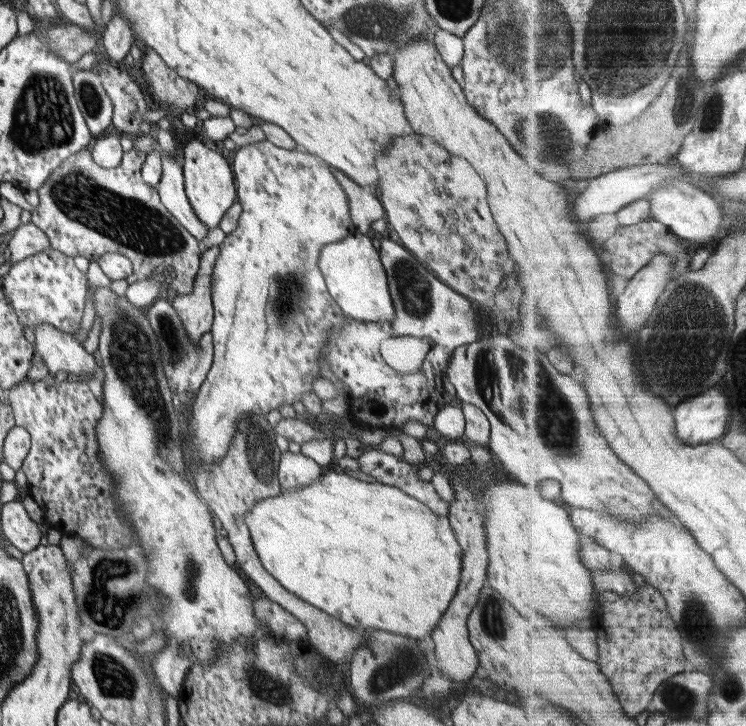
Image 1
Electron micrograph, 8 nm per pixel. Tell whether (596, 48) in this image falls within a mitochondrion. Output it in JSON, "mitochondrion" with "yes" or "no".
{"mitochondrion":"yes"}

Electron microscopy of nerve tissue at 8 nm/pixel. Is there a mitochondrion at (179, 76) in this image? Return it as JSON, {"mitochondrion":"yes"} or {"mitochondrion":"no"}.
{"mitochondrion":"no"}

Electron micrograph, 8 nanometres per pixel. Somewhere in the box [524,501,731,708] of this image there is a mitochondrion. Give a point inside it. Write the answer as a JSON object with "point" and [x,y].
{"point":[702,638]}

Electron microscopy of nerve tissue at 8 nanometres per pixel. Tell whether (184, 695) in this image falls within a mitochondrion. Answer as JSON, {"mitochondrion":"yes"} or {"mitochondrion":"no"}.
{"mitochondrion":"no"}

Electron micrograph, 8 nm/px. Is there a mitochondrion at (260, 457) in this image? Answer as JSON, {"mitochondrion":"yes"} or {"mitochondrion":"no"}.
{"mitochondrion":"yes"}

